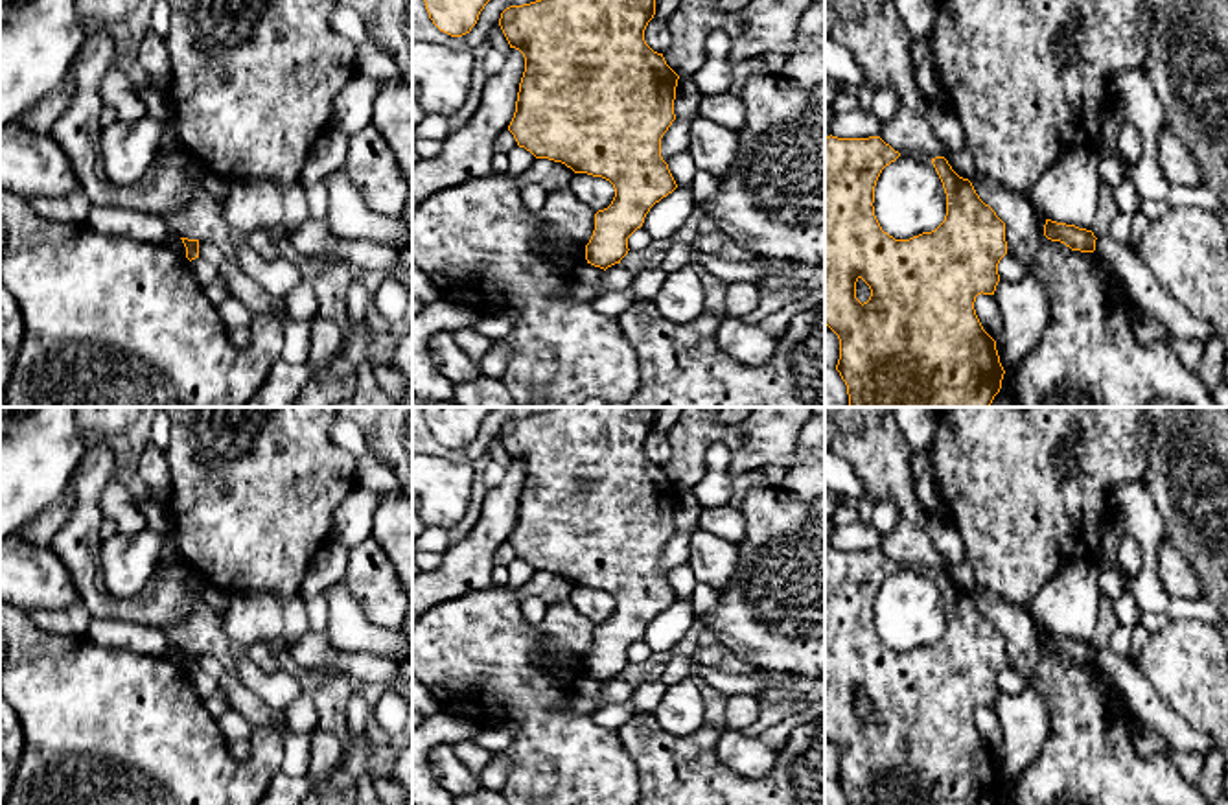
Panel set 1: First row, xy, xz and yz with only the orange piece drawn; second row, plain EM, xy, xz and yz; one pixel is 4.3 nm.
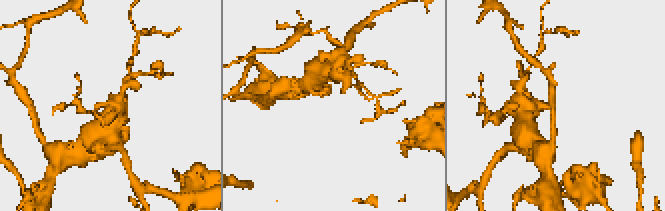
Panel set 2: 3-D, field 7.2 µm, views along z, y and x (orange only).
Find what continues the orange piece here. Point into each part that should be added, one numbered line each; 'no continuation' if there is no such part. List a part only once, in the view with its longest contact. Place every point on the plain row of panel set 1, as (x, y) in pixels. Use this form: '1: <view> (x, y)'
no continuation

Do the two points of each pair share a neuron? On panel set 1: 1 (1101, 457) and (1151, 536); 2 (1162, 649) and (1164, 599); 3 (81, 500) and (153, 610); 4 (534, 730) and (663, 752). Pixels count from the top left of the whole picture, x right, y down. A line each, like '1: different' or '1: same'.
1: different
2: different
3: same
4: different

